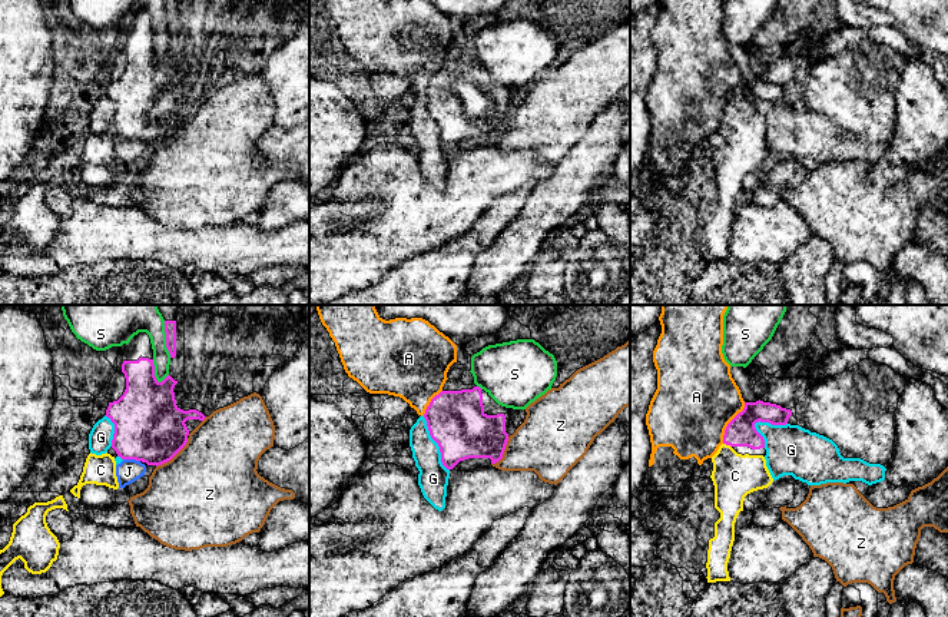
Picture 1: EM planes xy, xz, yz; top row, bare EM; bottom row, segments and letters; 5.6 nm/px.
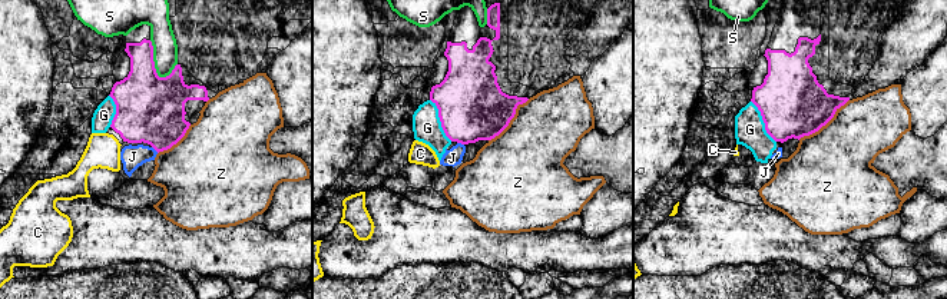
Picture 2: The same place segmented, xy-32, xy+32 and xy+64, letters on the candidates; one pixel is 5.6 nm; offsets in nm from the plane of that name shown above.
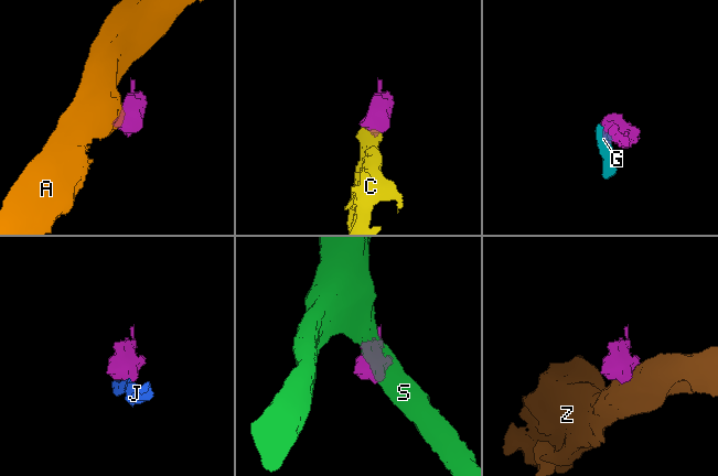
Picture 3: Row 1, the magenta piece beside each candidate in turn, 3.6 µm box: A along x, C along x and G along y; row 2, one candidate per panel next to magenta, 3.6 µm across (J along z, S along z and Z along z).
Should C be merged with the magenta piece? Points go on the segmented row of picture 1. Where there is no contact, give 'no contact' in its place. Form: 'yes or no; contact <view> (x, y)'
yes; contact yz (728, 444)

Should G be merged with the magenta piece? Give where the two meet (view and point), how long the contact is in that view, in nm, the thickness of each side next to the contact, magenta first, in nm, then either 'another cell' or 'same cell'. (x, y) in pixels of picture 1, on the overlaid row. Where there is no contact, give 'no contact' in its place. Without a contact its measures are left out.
xz (436, 441) | 340 nm | 320/170 nm | another cell

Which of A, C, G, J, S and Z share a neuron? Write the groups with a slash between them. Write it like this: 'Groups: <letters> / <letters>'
Groups: A G J / C / S / Z

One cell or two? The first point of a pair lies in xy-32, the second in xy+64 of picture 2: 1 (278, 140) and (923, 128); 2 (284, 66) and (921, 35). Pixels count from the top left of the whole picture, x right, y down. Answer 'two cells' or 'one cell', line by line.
1: two cells
2: two cells

